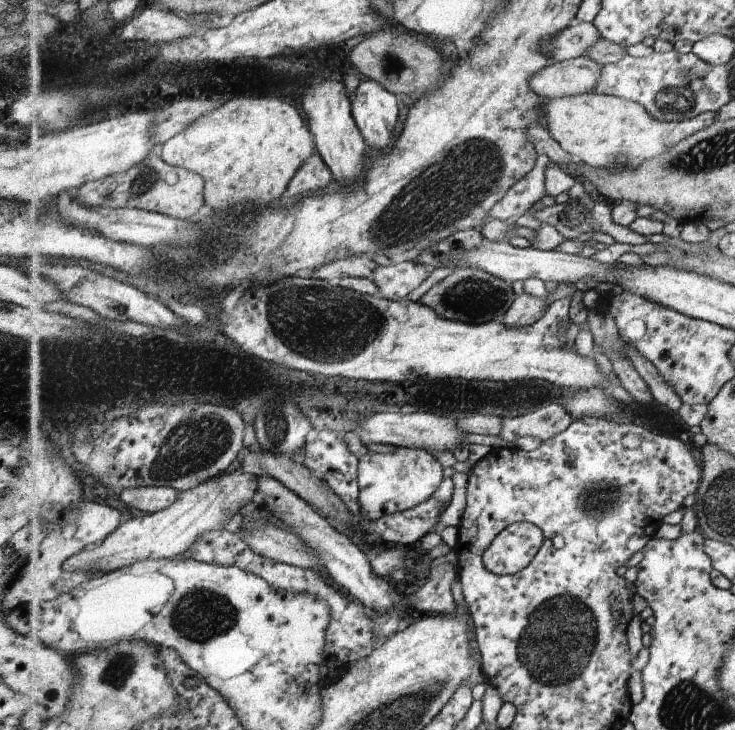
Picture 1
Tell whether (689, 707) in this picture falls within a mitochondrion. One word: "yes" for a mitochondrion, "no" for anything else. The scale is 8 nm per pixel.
yes

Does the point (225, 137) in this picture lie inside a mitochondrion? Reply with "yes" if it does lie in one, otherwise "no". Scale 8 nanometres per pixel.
no

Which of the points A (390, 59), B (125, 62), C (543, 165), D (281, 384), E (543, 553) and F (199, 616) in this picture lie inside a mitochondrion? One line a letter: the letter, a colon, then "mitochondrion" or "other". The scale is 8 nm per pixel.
A: mitochondrion
B: mitochondrion
C: other
D: other
E: other
F: mitochondrion

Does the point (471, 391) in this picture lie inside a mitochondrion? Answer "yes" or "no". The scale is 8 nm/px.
no

